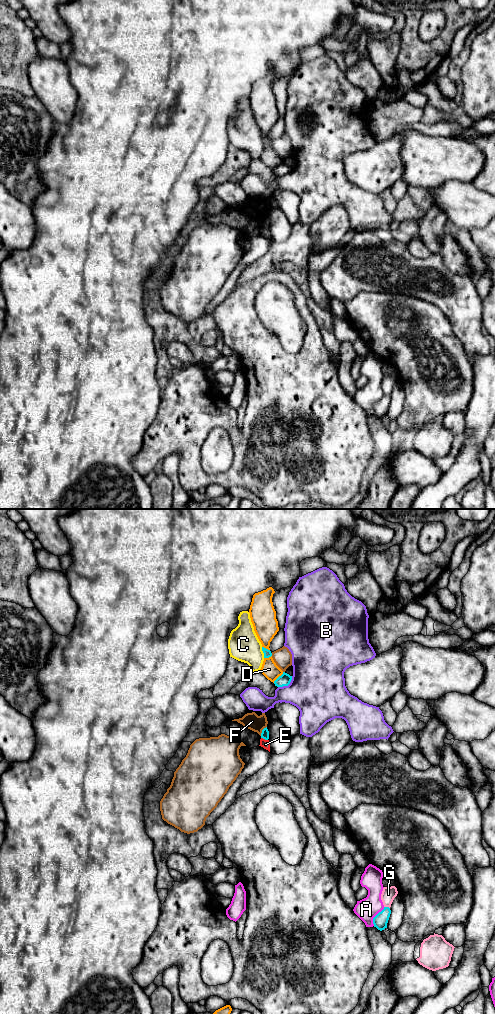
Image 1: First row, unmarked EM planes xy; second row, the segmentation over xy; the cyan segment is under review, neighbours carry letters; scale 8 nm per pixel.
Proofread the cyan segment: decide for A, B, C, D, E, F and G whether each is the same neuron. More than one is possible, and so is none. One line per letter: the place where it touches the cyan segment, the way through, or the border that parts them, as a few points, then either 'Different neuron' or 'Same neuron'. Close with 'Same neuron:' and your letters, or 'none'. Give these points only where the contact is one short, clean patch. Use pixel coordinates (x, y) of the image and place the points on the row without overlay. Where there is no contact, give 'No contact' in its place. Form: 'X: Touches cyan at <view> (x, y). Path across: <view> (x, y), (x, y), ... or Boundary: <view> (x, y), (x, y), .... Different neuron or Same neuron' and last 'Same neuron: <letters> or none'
A: Touches cyan at xy (375, 404). Different neuron
B: Touches cyan at xy (287, 173). Different neuron
C: Touches cyan at xy (263, 140). Different neuron
D: Touches cyan at xy (278, 165). Different neuron
E: Touches cyan at xy (264, 226). Boundary: xy (261, 225), (267, 228). Different neuron
F: Touches cyan at xy (262, 219). Different neuron
G: Touches cyan at xy (387, 395). Different neuron
Same neuron: none

